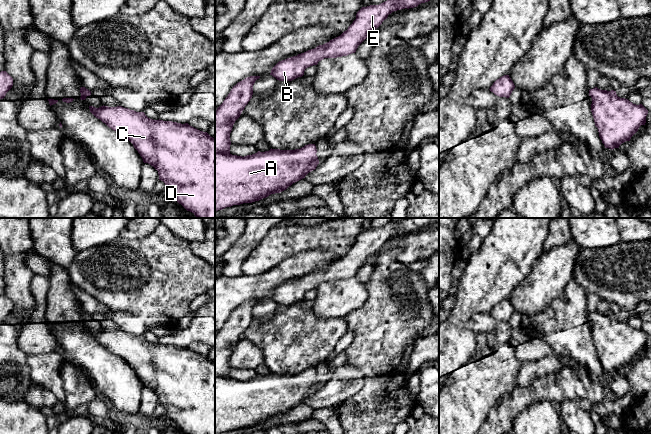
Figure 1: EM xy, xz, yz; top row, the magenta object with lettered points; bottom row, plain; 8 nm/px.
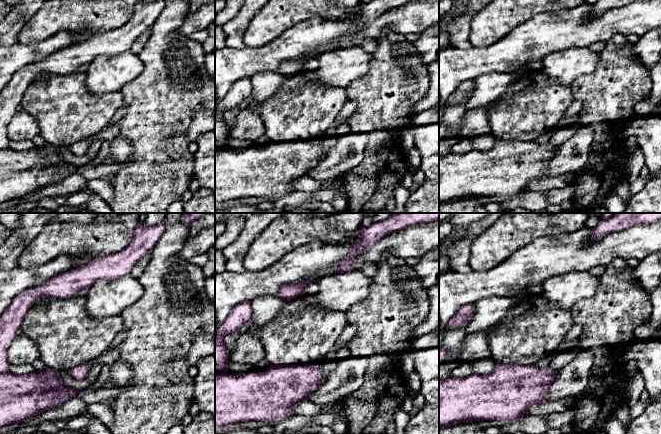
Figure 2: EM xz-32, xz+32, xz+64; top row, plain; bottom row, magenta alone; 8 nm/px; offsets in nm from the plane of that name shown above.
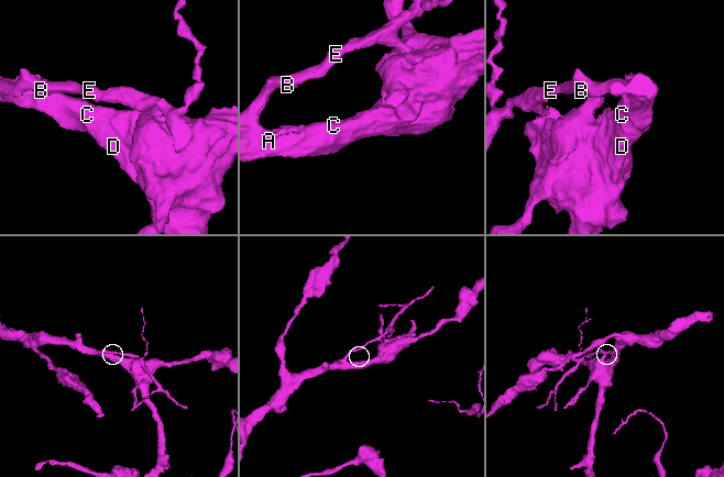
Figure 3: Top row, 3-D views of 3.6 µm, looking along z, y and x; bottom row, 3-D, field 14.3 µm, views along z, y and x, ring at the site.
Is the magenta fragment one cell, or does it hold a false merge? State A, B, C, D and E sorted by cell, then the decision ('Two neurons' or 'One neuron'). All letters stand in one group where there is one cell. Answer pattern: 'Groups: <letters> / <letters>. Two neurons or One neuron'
Groups: A C D / B E. Two neurons

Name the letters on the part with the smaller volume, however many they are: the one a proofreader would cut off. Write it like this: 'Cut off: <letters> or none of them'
Cut off: B, E

